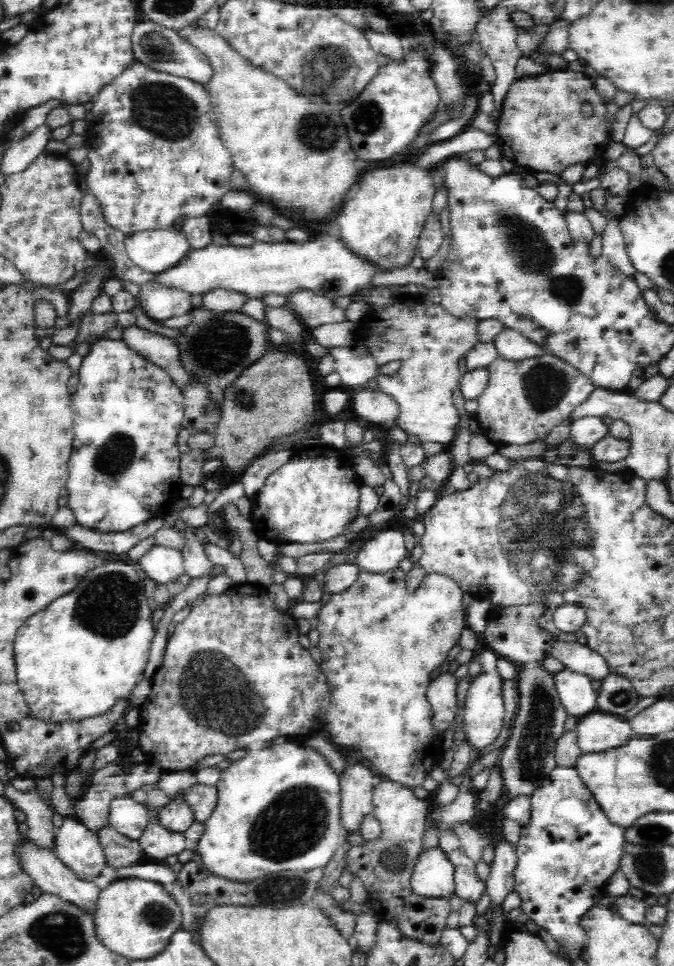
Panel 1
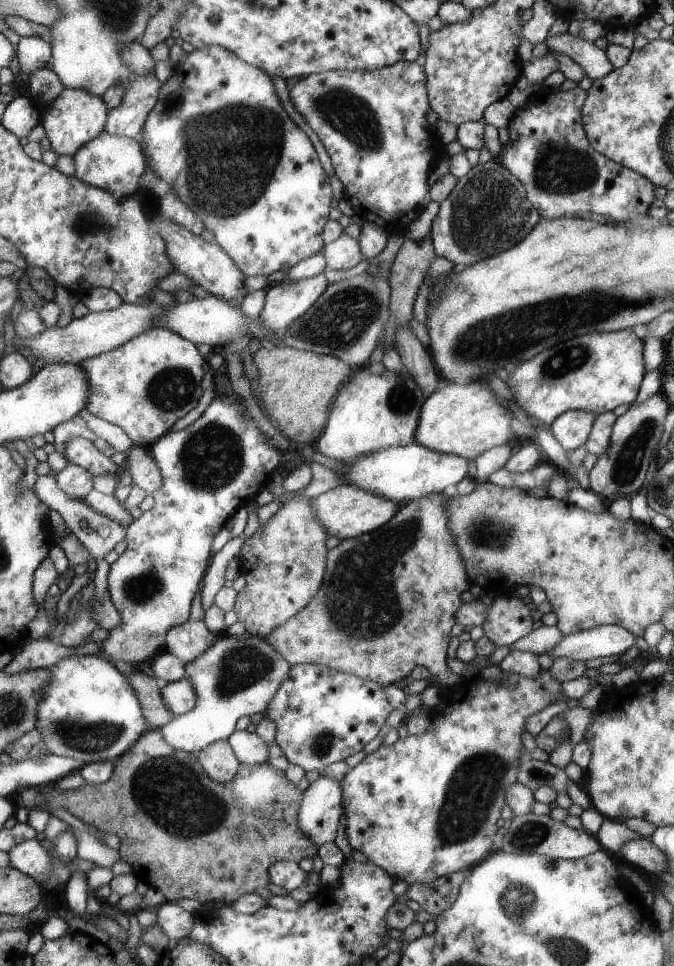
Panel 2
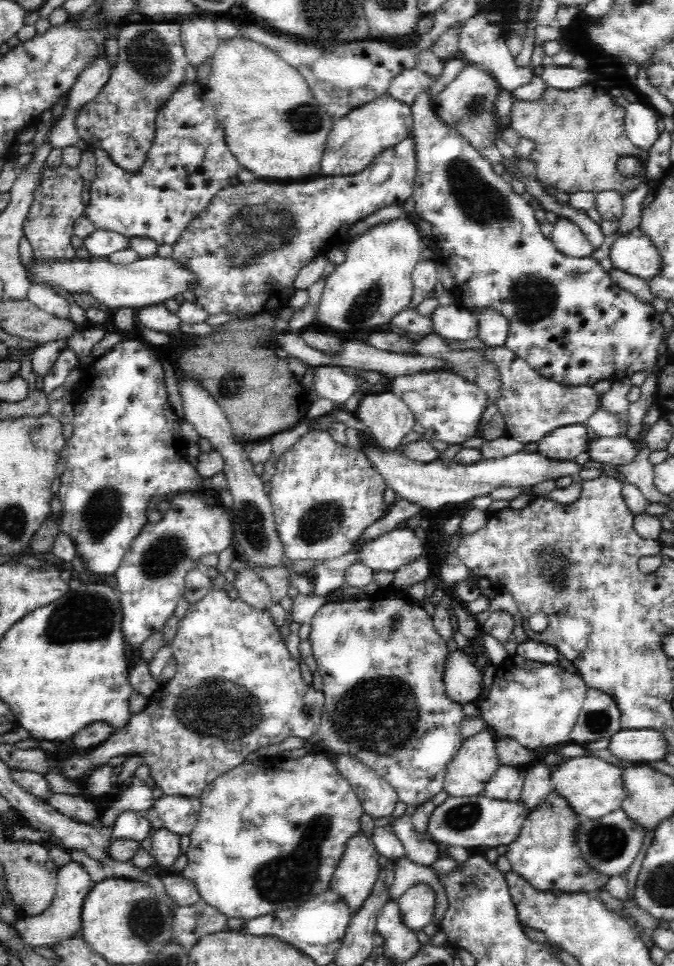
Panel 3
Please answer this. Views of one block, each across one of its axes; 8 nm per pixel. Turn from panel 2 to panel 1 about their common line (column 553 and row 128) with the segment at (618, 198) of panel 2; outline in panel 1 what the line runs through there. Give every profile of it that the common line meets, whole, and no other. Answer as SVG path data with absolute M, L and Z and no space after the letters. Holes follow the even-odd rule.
M135 62L135 64L128 66L122 74L111 80L110 84L103 86L91 102L93 103L93 110L89 114L91 128L85 141L85 148L88 149L89 170L83 178L89 188L88 193L98 201L102 216L108 226L127 235L146 230L170 230L176 220L206 216L214 205L220 203L224 193L231 188L230 178L232 178L232 171L235 169L233 156L220 140L216 115L210 106L209 90L204 85L181 76L158 72L144 64Z

